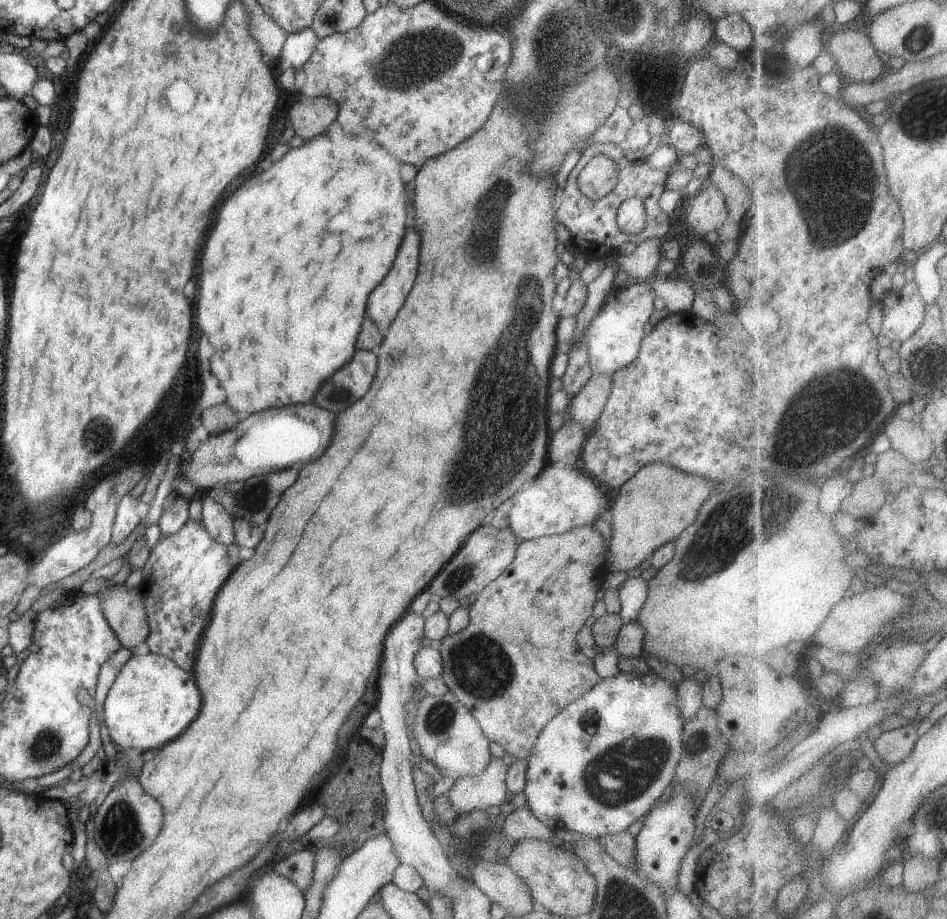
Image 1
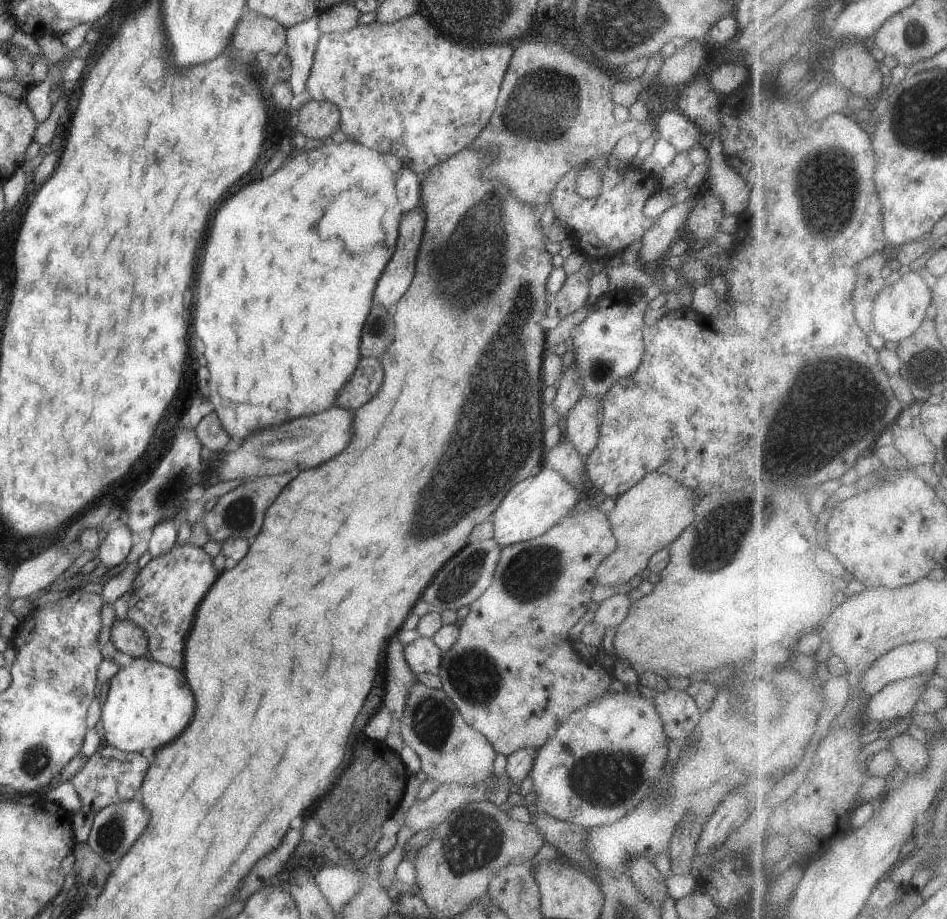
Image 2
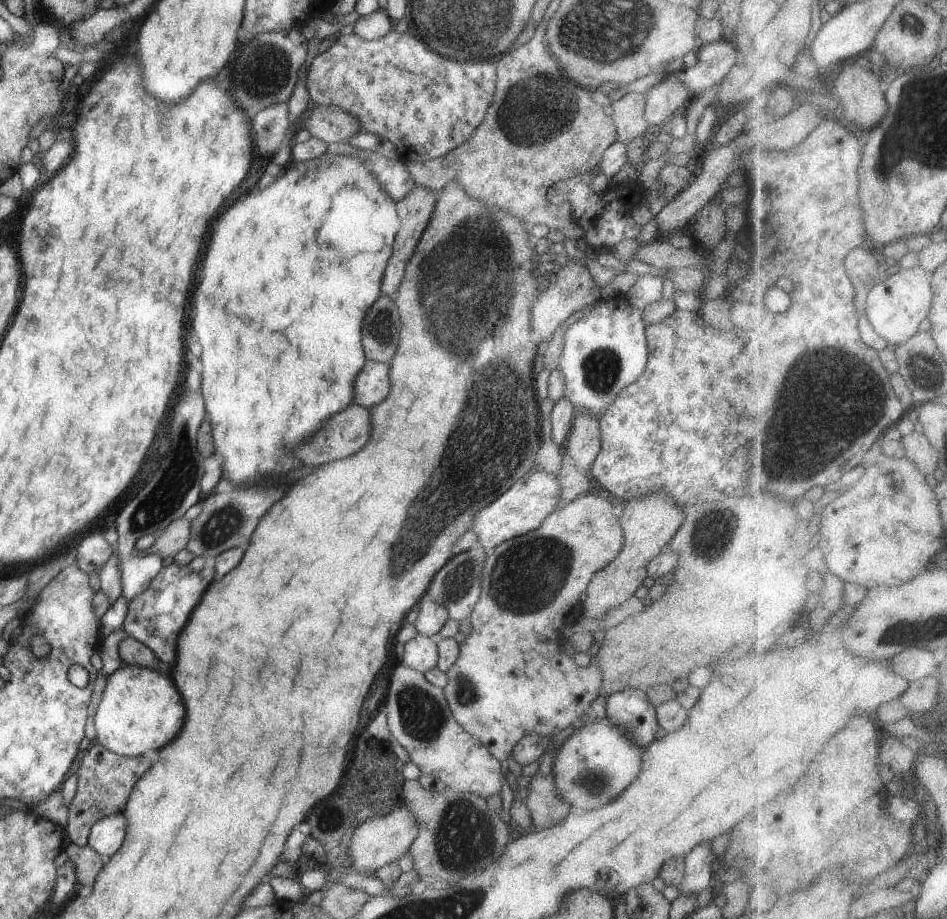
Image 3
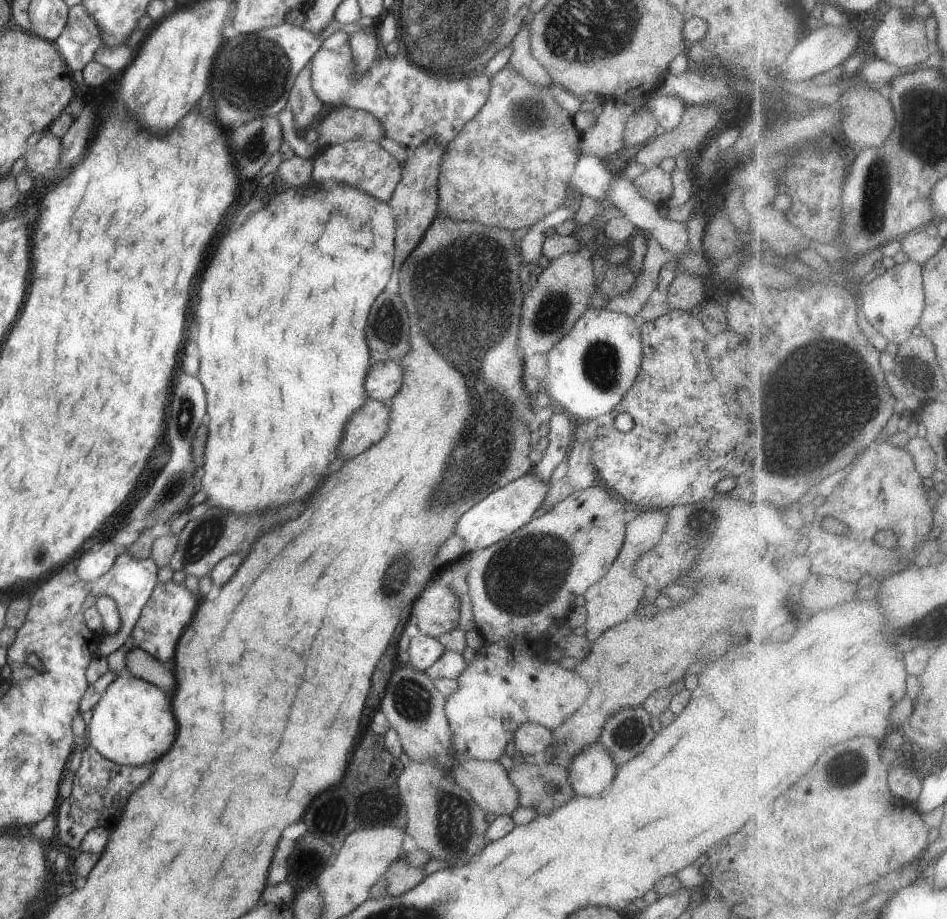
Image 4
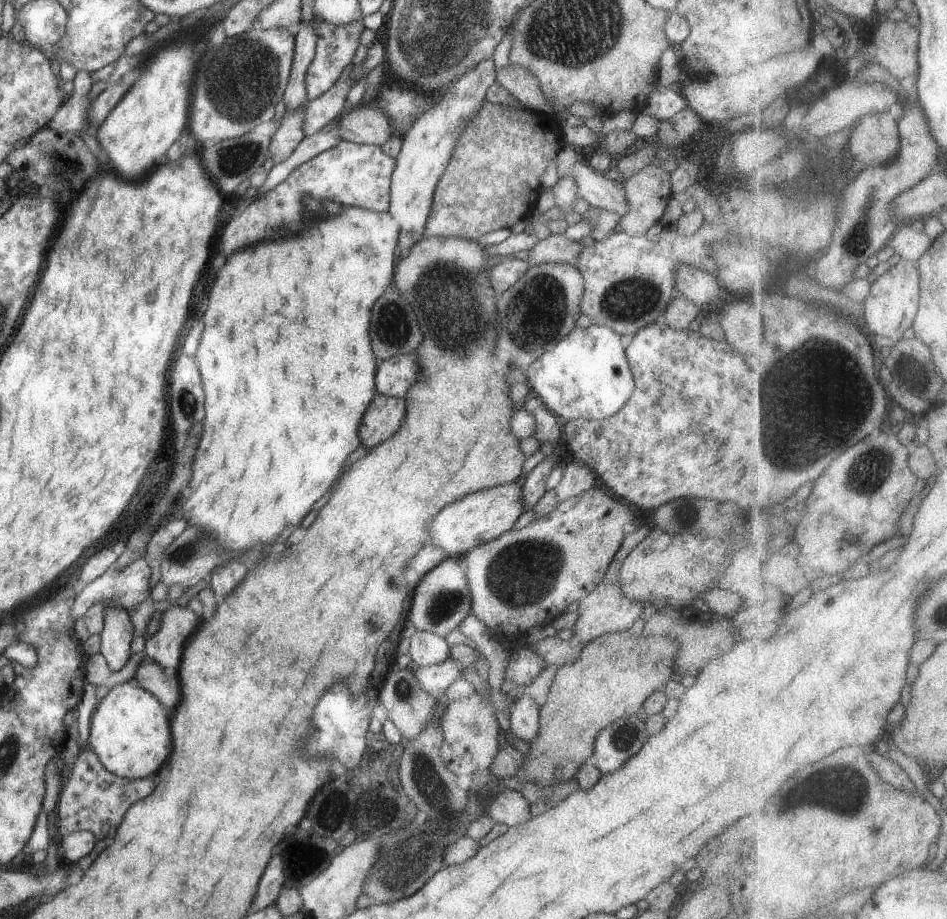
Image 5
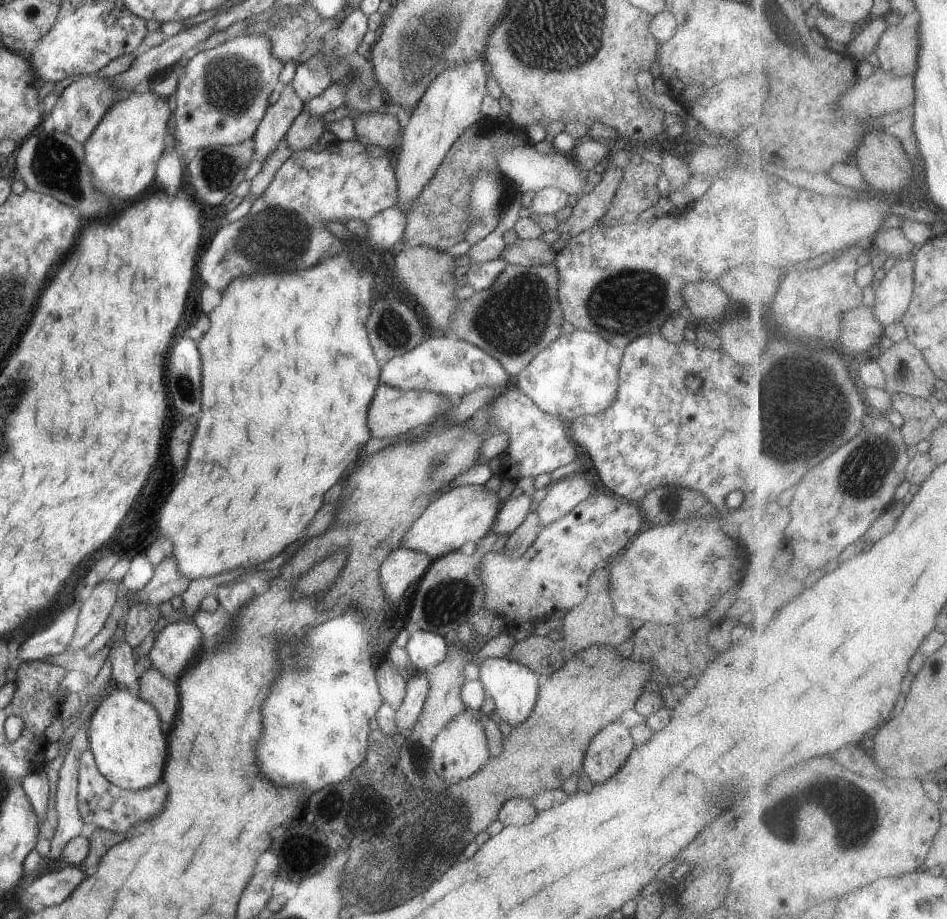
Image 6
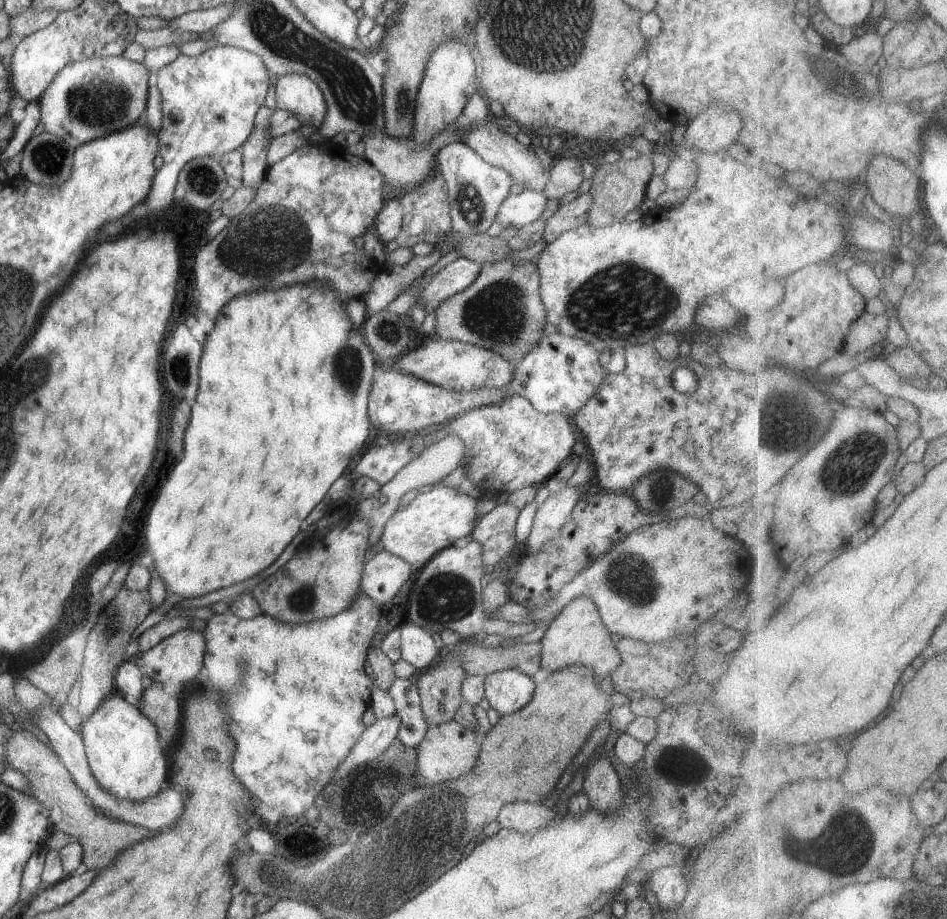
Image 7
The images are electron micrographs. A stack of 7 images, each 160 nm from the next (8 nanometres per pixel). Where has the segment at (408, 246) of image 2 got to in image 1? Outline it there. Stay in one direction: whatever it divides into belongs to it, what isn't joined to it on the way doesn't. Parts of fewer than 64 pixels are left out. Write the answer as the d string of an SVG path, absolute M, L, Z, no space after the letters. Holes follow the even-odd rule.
M406 230L392 270L368 296L365 316L375 322L376 326L388 328L402 308L404 298L412 290L418 268L418 246L418 234L414 230Z

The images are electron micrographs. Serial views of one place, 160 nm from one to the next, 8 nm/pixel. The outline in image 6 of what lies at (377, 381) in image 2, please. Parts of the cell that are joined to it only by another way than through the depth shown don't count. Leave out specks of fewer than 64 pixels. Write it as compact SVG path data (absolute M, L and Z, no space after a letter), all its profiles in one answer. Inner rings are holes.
M452 336L428 337L406 354L398 355L385 362L381 368L380 380L400 390L432 391L442 393L456 400L482 387L502 390L509 374L504 367L480 347L452 340Z

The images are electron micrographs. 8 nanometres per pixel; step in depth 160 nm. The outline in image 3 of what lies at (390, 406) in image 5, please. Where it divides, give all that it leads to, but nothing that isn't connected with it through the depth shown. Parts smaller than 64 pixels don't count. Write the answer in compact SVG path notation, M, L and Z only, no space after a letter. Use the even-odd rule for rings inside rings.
M350 403L342 412L334 414L330 420L326 420L322 424L322 430L318 430L312 436L312 444L310 440L302 440L302 444L296 448L296 460L302 464L324 464L336 458L348 458L352 454L356 454L358 450L362 450L362 446L368 442L370 438L370 411L367 408L360 408L356 403Z

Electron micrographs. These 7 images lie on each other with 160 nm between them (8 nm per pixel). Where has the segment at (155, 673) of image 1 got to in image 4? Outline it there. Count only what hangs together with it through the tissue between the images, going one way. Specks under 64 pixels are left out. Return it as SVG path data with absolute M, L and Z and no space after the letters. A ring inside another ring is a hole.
M122 673L112 681L92 709L86 736L104 758L121 765L142 766L168 752L176 738L176 718L172 714L171 694L144 679Z

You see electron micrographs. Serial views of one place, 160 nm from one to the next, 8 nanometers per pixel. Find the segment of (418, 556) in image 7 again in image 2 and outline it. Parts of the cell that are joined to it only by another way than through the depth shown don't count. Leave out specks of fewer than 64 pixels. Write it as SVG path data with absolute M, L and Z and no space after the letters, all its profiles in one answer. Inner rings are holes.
M543 466L536 476L530 476L524 482L516 484L491 514L490 520L495 526L493 537L503 548L542 536L556 523L567 517L574 506L583 499L585 499L584 490L568 482L554 469Z

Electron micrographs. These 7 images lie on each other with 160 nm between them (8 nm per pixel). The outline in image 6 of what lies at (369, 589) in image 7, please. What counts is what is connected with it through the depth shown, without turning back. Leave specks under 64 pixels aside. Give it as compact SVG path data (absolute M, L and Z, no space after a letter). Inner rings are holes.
M406 547L394 549L388 558L383 560L379 572L388 605L396 605L406 594L406 590L422 578L432 561L431 556L417 550Z

